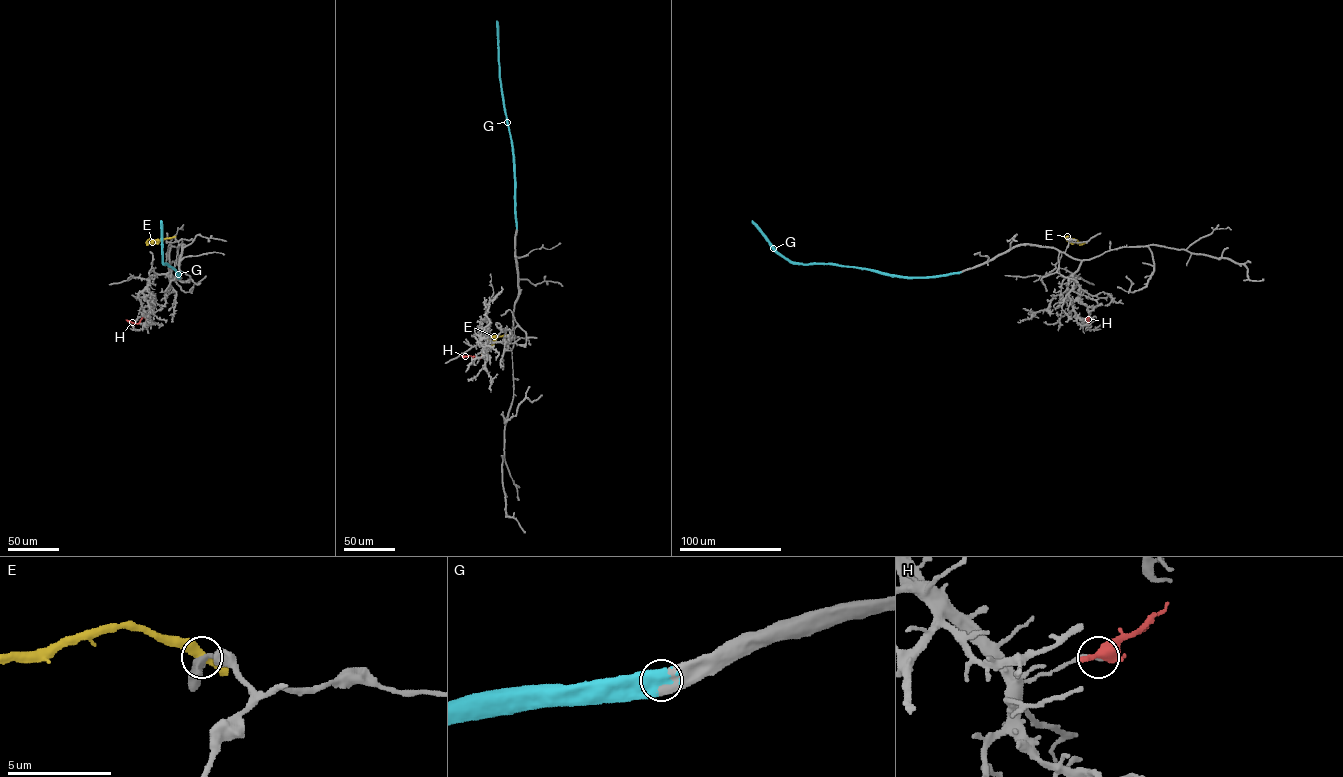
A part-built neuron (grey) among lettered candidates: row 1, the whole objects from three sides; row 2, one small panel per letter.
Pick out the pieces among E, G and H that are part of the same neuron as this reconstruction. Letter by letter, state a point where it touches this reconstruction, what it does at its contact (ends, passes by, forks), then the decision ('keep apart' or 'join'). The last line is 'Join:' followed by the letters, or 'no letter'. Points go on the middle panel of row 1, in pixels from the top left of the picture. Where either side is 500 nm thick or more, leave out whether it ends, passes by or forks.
E: meets grey at (510, 336); it passes by; keep apart
G: meets grey at (516, 229); join
H: meets grey at (482, 355); it passes by; keep apart
Join: G

